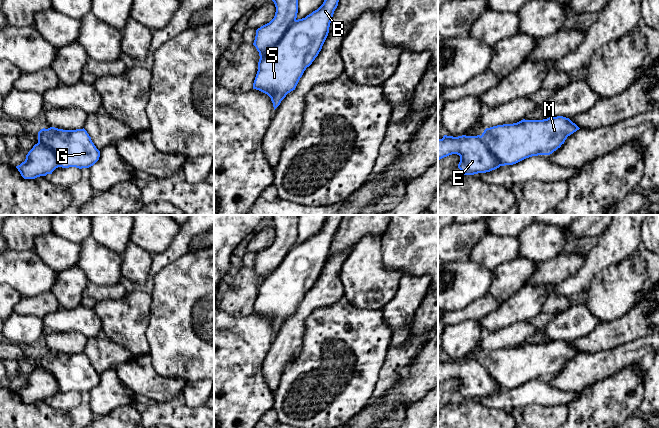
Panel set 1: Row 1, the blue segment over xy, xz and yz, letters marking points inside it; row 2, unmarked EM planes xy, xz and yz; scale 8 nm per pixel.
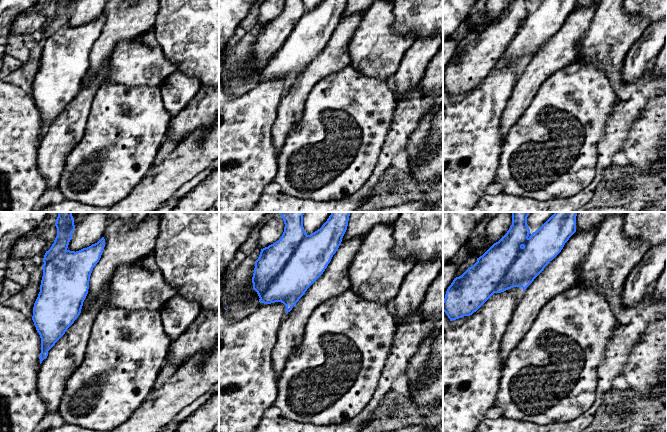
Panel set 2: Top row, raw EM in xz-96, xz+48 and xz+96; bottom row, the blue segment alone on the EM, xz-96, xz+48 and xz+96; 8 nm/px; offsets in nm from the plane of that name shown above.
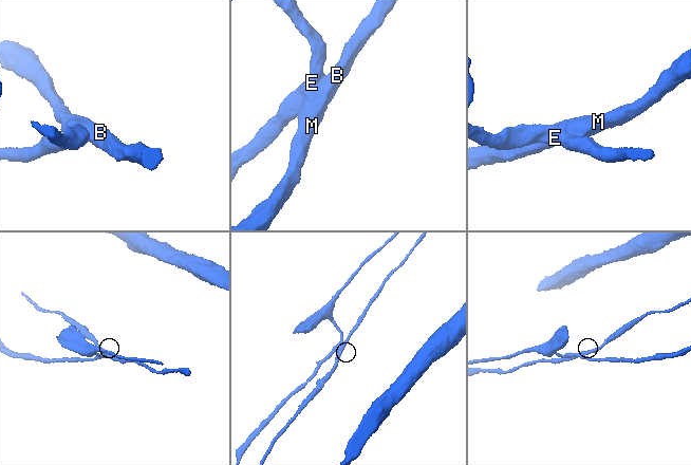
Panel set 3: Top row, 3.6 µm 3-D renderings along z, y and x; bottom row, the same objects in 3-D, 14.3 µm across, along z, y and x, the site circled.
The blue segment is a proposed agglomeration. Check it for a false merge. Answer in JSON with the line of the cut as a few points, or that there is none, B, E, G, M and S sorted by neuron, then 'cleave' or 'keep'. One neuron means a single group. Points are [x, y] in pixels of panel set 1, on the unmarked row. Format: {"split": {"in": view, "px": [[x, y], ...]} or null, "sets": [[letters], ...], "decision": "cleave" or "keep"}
{"split": null, "sets": [["B", "E", "G", "M", "S"]], "decision": "keep"}

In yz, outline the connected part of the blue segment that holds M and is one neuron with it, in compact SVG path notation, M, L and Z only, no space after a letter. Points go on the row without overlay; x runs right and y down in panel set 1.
M557 340L493 350L481 360L444 359L438 363L438 384L457 378L464 399L486 397L532 380L550 379L579 353L569 342Z

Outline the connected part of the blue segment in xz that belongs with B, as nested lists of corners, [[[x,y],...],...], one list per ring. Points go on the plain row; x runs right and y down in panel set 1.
[[[299,215],[272,217],[275,240],[256,254],[253,267],[260,280],[253,313],[267,318],[275,334],[321,275],[343,215],[328,215],[317,234],[298,244]]]

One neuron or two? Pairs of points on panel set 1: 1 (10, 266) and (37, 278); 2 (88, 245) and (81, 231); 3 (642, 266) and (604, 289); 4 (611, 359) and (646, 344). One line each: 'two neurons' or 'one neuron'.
1: one neuron
2: two neurons
3: one neuron
4: one neuron

